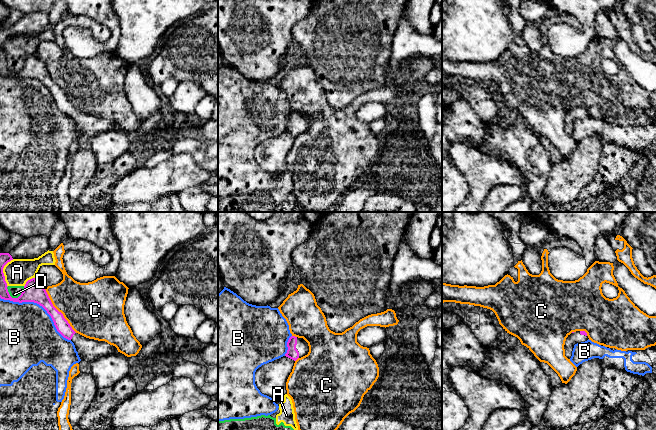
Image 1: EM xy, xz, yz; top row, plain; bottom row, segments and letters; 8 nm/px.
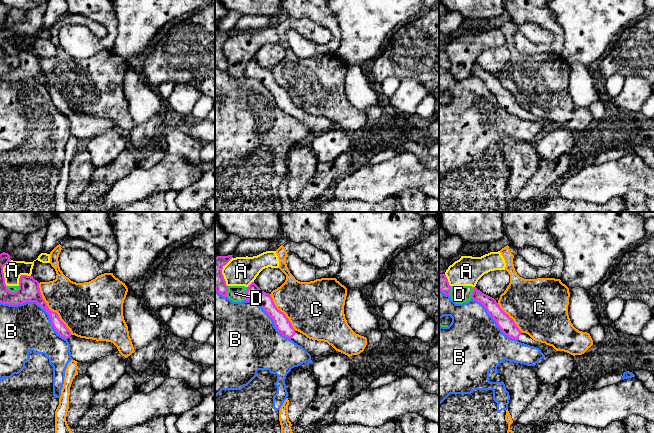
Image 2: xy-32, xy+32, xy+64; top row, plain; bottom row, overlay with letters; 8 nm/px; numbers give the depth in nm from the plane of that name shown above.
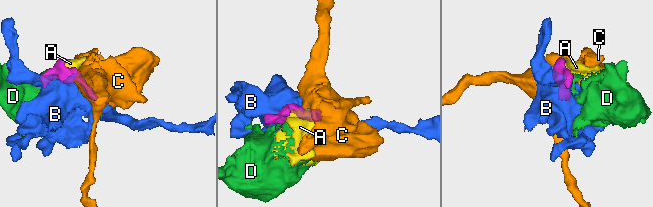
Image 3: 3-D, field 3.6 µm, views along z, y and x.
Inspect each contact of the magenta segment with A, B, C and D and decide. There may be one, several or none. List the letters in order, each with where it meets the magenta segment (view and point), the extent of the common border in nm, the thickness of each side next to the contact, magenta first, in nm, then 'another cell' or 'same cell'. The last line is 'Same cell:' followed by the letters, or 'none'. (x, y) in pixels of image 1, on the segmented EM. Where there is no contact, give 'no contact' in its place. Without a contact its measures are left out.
A: meets magenta in xy at (28, 280); contact 120 nm long; 160 nm thick on the magenta side, 220 nm on the other; another cell
B: meets magenta in xy at (39, 304); contact 650 nm long; 160 nm thick on the magenta side, 440 nm on the other; another cell
C: meets magenta in xy at (58, 311); contact 440 nm long; 160 nm thick on the magenta side, 400 nm on the other; another cell
D: meets magenta in xy at (15, 298); contact 150 nm long; 160 nm thick on the magenta side, 100 nm on the other; another cell
Same cell: none

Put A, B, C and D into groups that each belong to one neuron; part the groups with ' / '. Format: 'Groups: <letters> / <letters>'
Groups: A D / B / C

